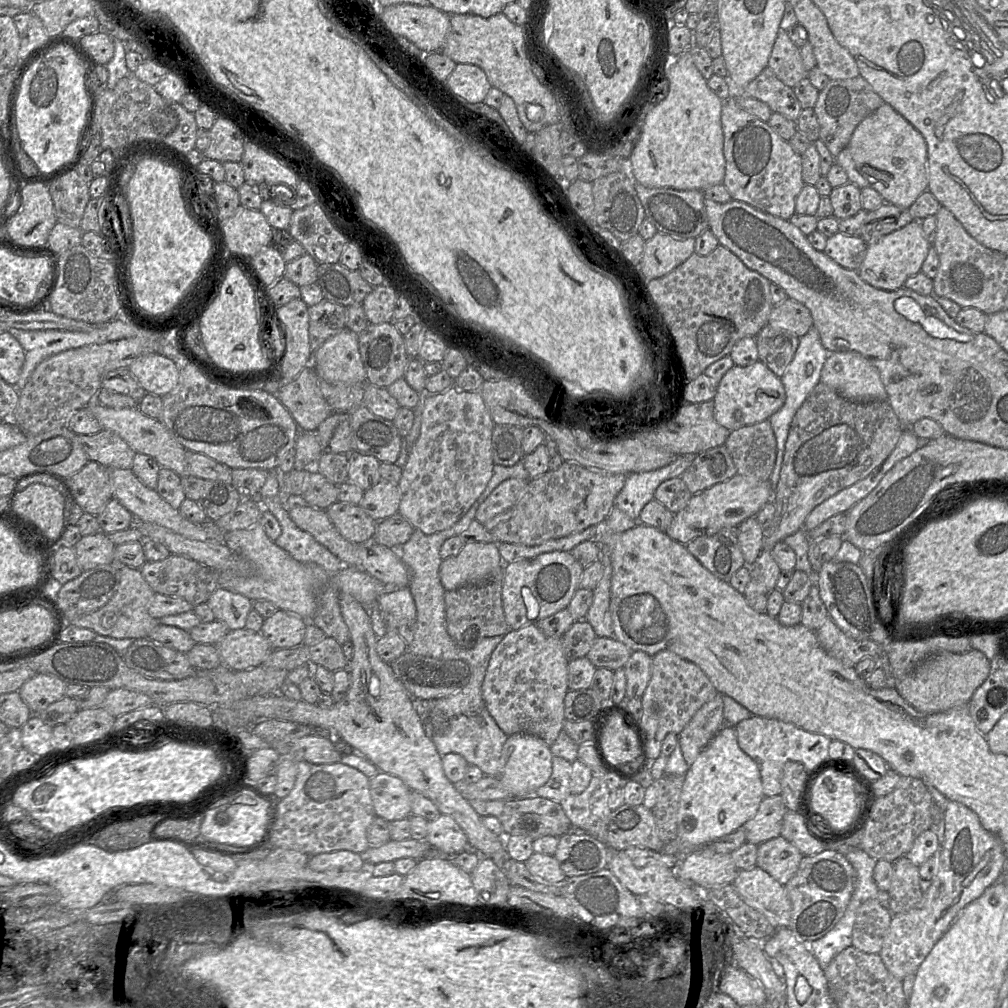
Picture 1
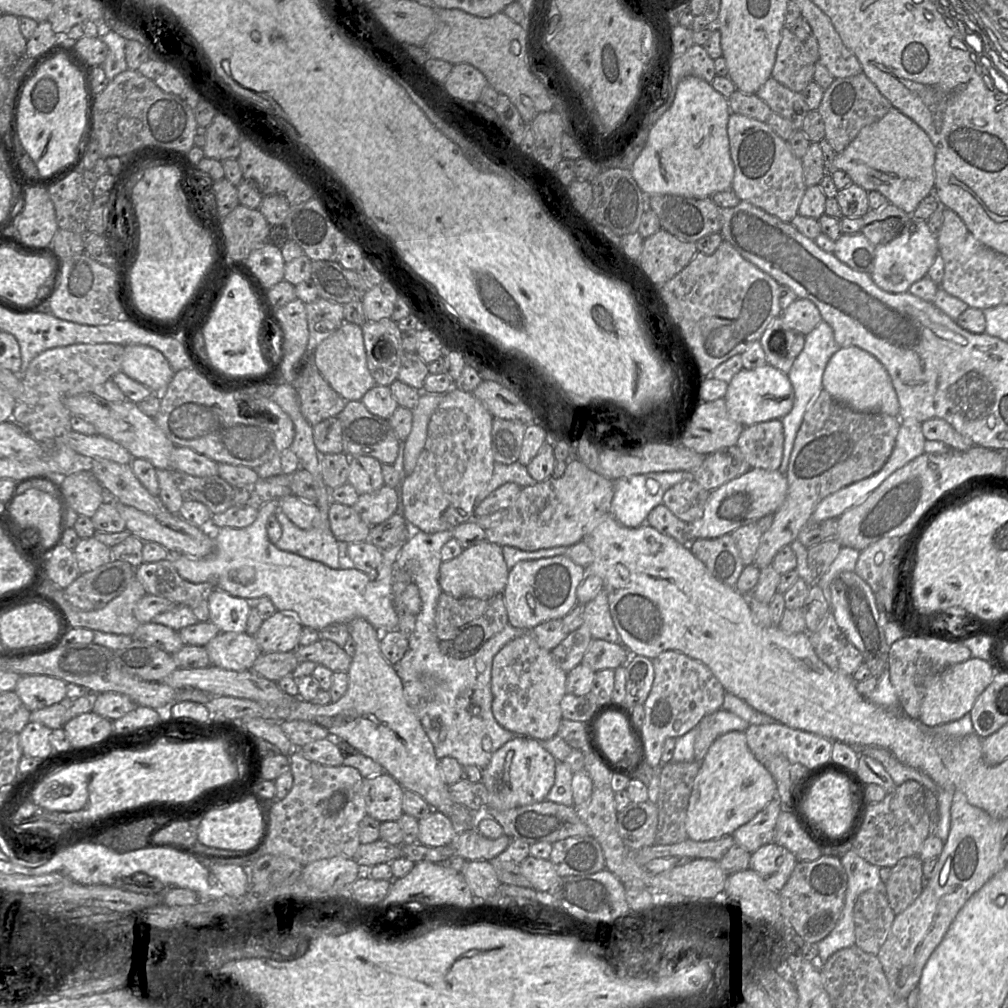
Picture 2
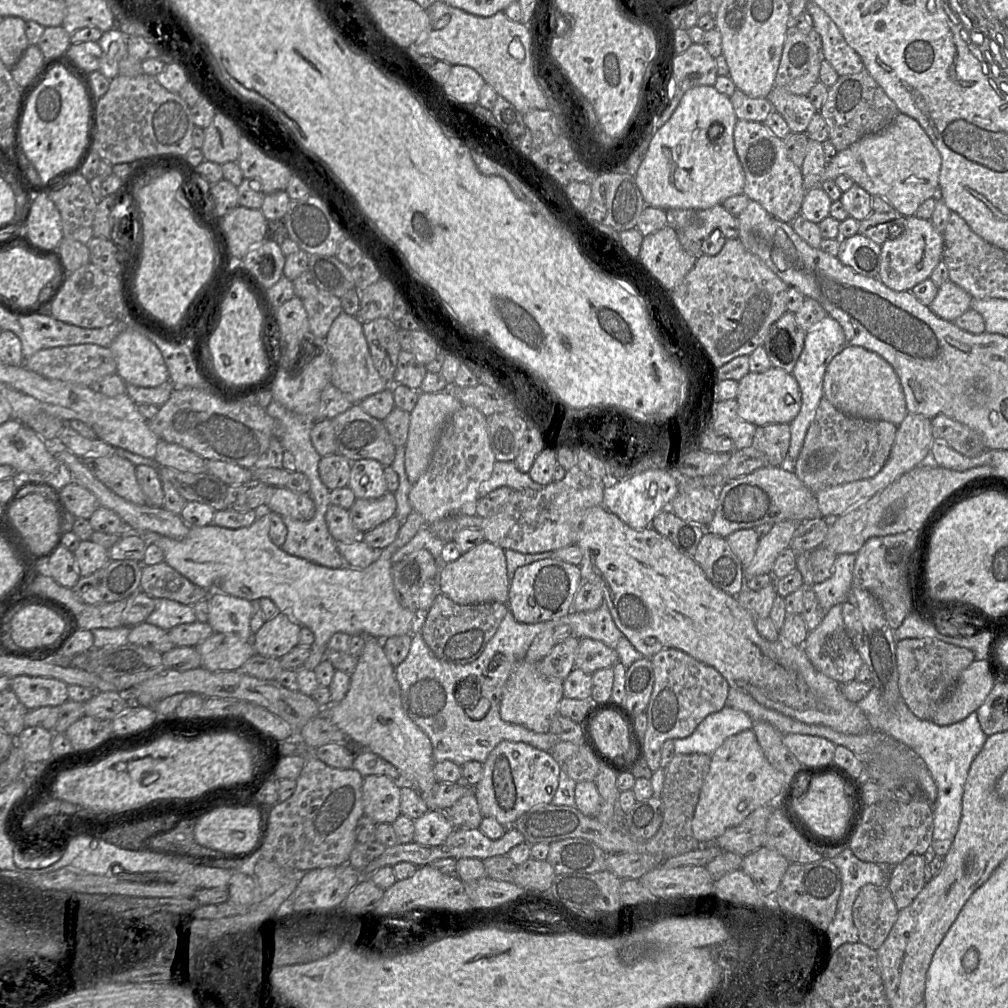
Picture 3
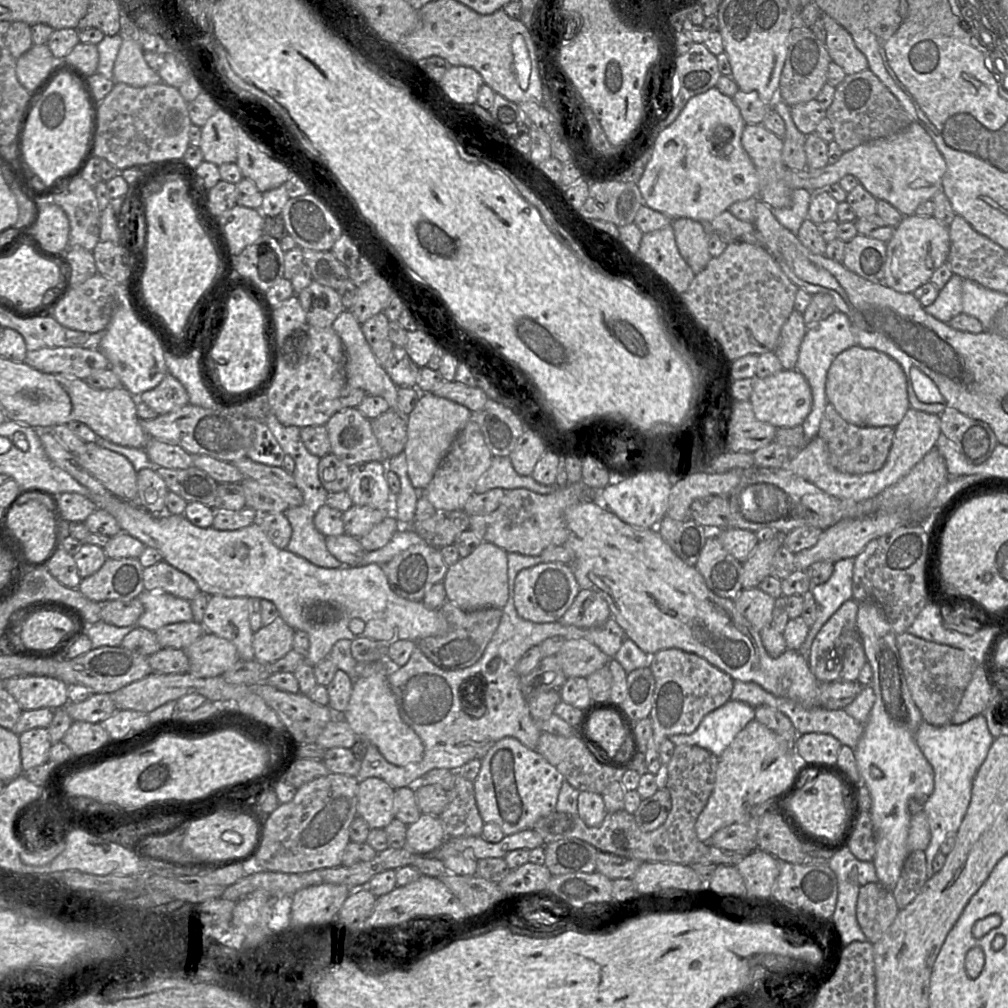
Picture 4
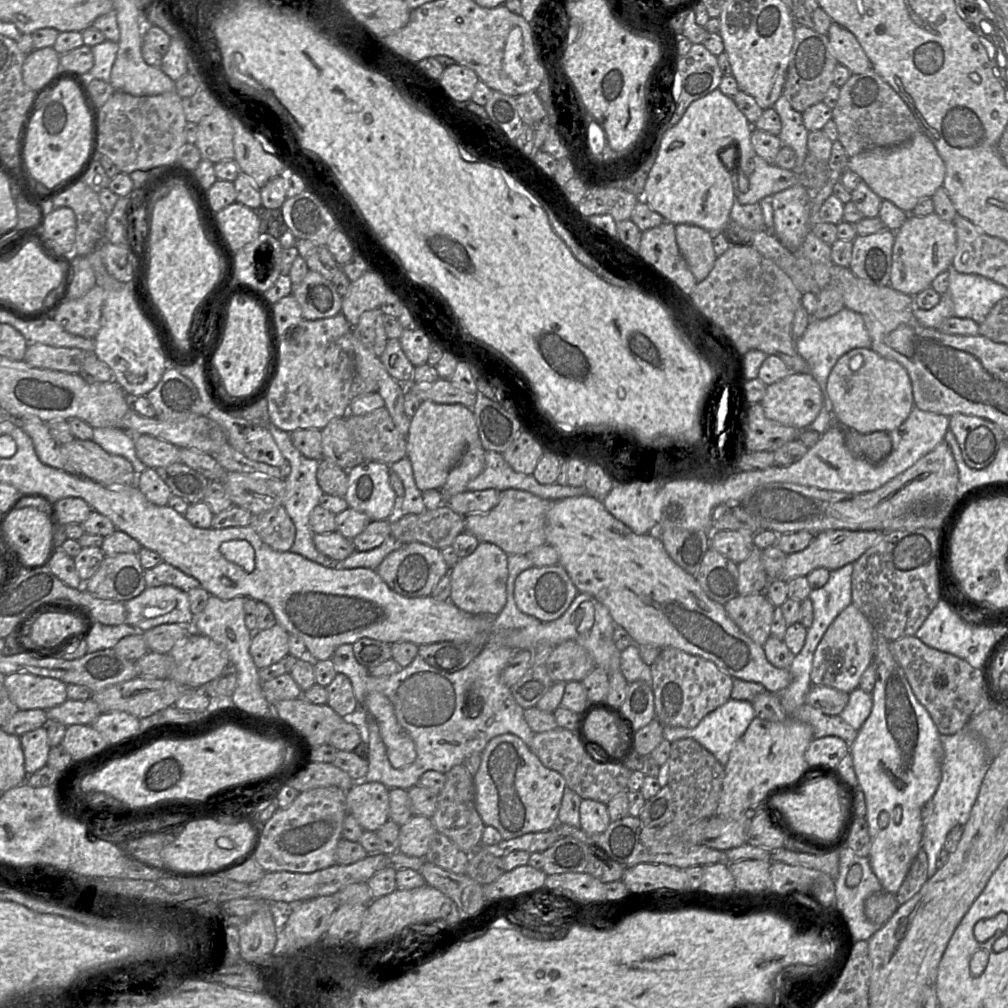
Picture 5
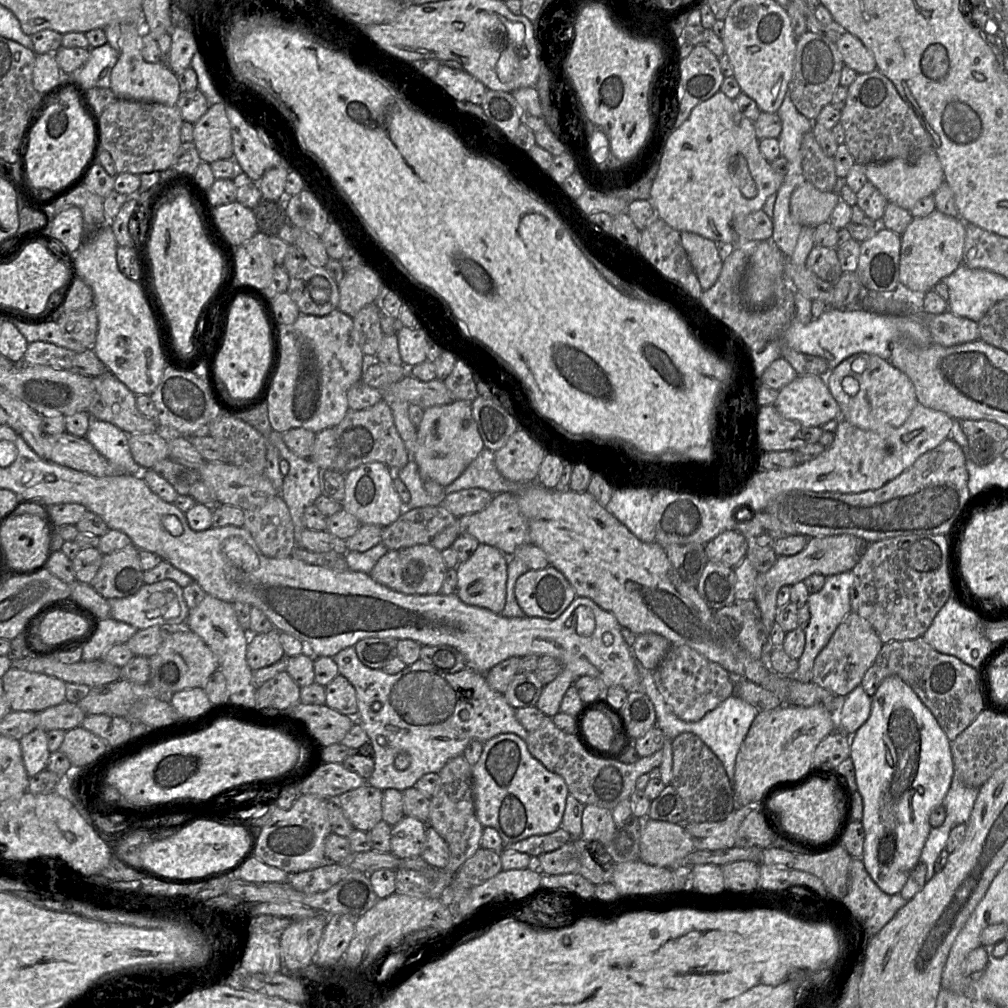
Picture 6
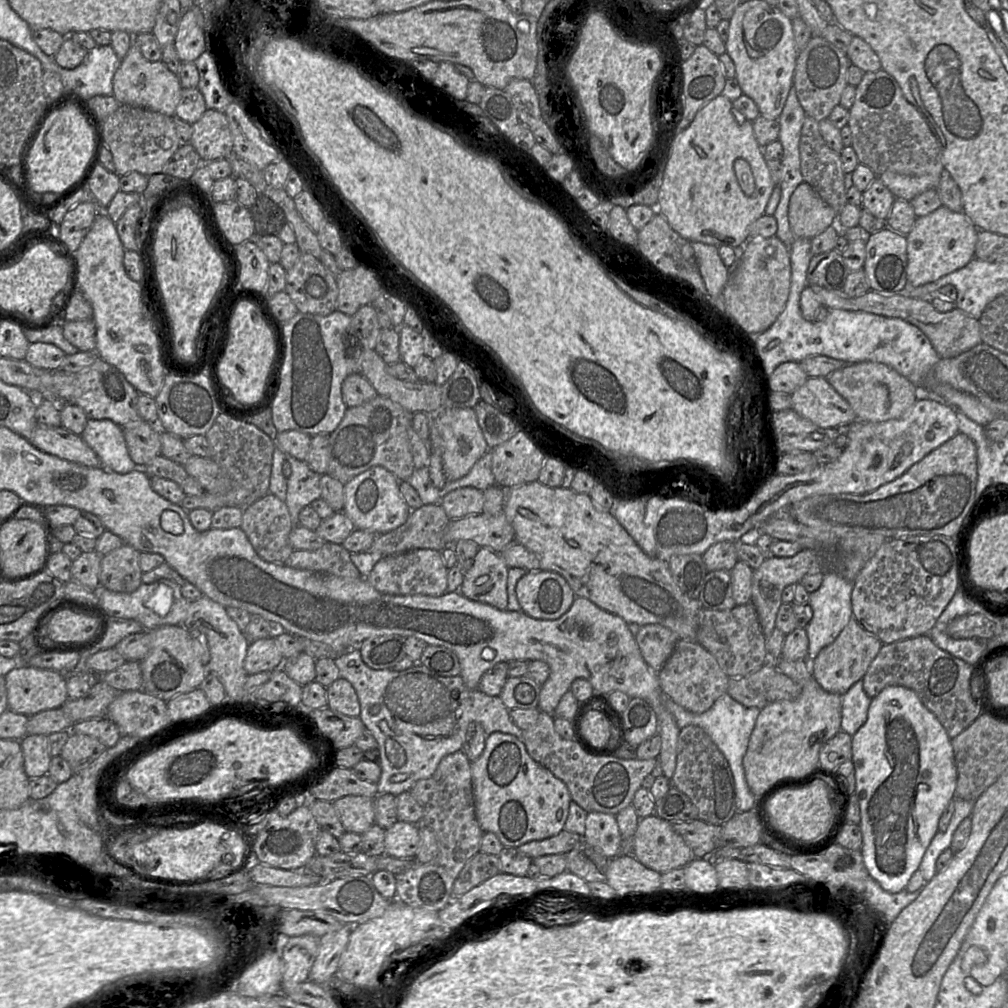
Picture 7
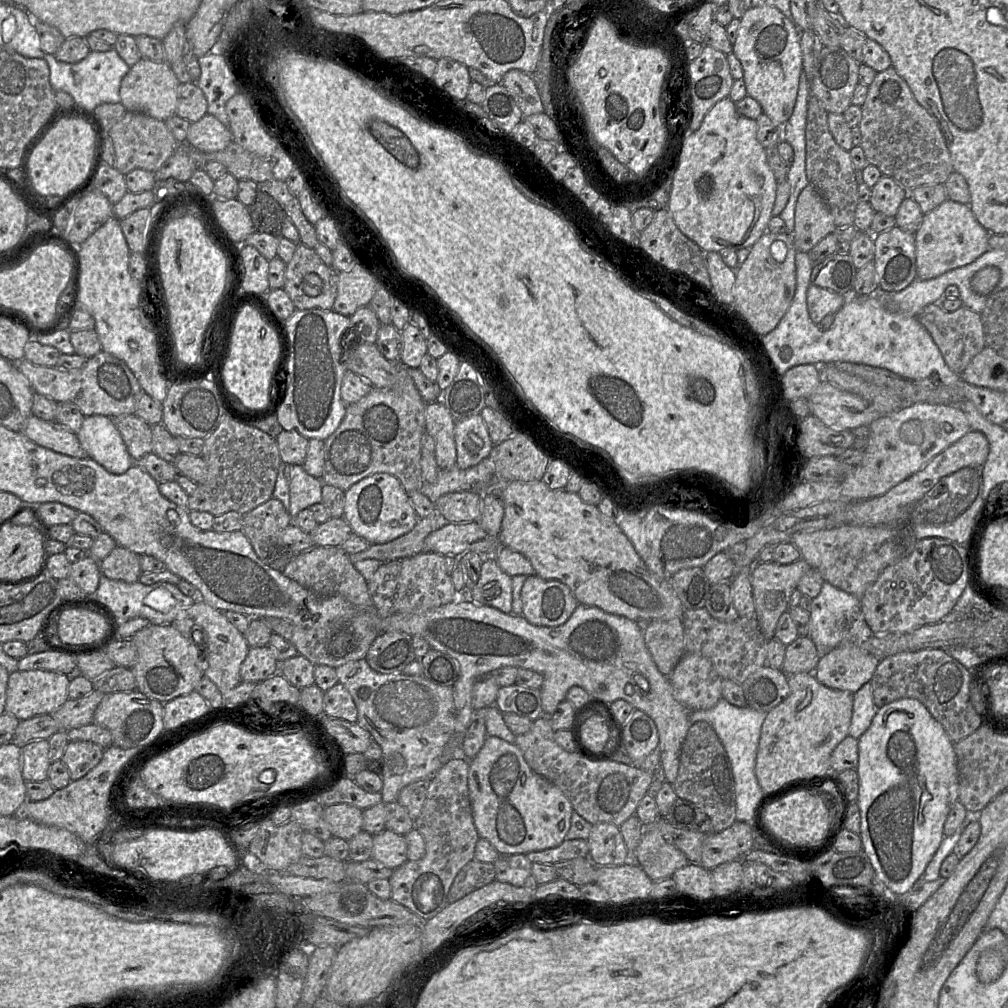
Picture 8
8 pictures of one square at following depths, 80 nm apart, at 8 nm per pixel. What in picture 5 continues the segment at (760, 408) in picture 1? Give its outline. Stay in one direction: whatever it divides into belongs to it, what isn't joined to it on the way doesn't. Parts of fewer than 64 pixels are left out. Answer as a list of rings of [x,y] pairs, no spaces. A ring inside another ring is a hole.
[[[790,373],[768,385],[760,404],[768,419],[798,430],[809,429],[818,416],[823,396],[809,373]]]

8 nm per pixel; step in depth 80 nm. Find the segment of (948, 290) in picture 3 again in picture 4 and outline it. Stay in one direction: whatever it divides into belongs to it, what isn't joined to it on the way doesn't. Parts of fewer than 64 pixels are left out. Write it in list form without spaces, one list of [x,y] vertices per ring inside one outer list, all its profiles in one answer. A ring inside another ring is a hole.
[[[952,275],[946,285],[939,290],[936,300],[925,307],[925,311],[944,323],[963,313],[962,280],[960,276]]]

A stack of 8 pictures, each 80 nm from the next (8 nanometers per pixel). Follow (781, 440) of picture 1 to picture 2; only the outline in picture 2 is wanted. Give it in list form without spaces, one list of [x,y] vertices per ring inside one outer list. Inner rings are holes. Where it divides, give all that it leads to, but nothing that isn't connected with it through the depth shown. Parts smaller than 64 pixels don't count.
[[[822,320],[810,333],[805,336],[804,347],[794,360],[792,367],[787,374],[794,391],[794,403],[791,411],[781,419],[784,442],[782,459],[778,471],[784,475],[788,468],[796,434],[802,423],[804,414],[822,391],[822,376],[826,365],[832,355],[840,348],[841,347],[834,339],[832,328],[829,324]]]

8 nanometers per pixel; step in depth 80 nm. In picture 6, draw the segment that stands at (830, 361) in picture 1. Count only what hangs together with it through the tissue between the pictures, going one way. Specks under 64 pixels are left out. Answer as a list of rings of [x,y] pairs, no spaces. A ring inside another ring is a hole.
[[[857,353],[837,365],[827,378],[827,387],[840,408],[840,419],[863,430],[901,426],[917,404],[909,377],[889,360],[868,353]]]

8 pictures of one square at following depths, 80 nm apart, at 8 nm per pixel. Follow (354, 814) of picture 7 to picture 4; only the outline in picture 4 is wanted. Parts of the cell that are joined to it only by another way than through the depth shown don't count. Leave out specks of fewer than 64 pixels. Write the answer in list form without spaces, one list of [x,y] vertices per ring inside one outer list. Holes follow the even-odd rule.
[[[377,777],[358,783],[357,815],[361,816],[371,829],[384,829],[395,818],[394,791],[389,784]]]

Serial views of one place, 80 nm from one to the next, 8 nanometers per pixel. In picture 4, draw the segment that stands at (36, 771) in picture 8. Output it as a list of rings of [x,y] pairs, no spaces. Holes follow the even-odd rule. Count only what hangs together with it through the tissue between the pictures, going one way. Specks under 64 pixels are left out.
[[[33,728],[19,735],[23,772],[49,761],[52,741],[47,728]]]

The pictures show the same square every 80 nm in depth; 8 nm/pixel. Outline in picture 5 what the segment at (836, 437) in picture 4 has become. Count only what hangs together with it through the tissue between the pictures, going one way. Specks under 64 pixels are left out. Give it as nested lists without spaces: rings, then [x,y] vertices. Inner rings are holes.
[[[844,428],[844,441],[854,456],[873,464],[881,462],[892,450],[891,437],[886,431],[862,434],[851,428]]]

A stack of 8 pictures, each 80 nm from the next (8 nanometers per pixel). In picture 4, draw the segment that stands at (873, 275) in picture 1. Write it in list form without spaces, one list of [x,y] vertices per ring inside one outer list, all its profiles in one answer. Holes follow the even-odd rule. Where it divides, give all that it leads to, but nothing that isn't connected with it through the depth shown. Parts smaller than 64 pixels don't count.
[[[913,214],[903,217],[886,243],[884,284],[901,293],[913,293],[929,282],[933,273],[946,263],[949,250],[949,229],[933,216],[920,217]]]

